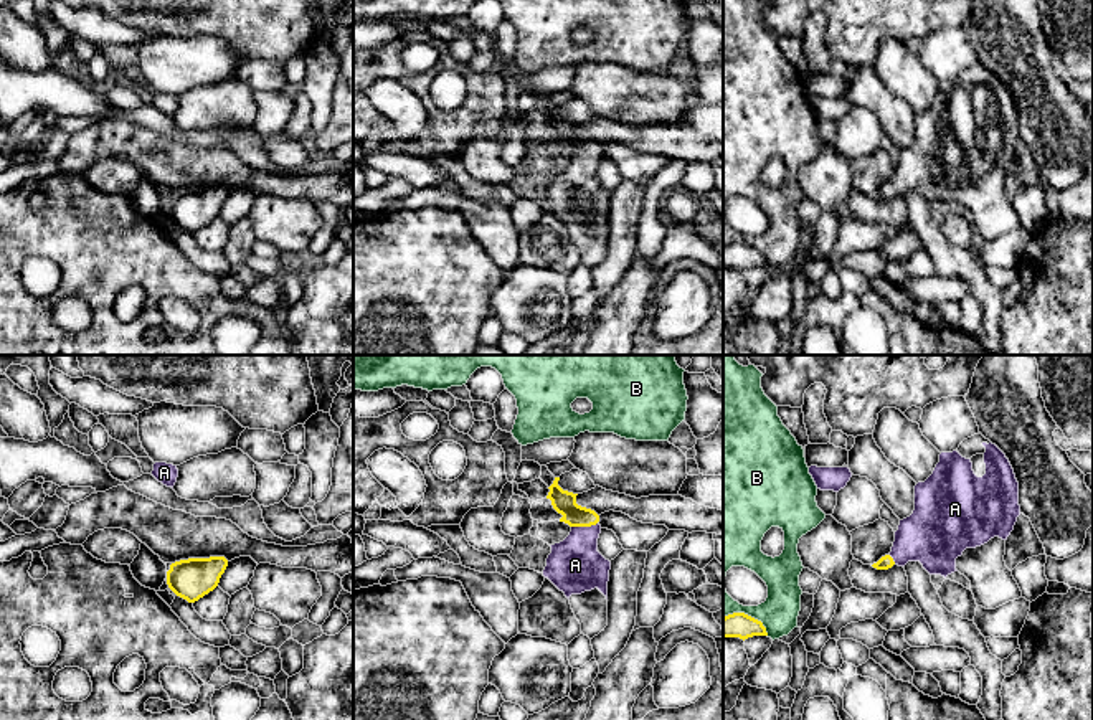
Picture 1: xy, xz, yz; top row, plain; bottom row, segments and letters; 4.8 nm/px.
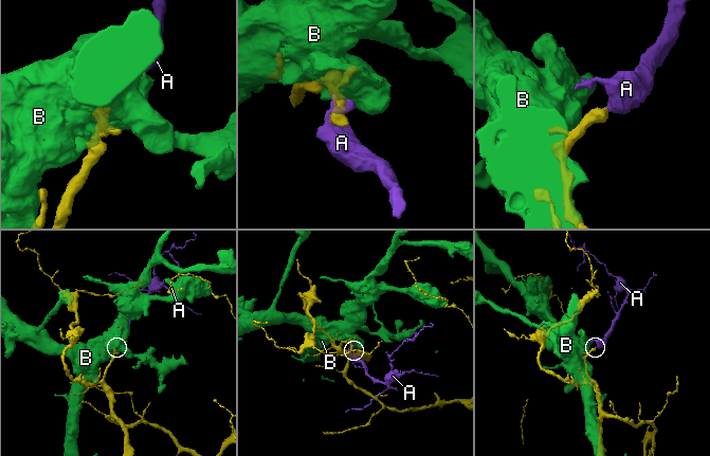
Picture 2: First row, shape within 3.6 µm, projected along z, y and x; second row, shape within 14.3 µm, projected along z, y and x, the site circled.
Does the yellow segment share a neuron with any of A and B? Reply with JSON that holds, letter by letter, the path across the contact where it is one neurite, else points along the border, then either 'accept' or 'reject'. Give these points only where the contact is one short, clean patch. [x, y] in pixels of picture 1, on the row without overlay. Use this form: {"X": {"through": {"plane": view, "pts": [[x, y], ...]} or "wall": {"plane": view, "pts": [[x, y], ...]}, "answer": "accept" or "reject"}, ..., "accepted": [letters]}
{"A": {"through": {"plane": "xz", "pts": [[563, 132], [583, 156], [583, 170], [575, 195]]}, "answer": "accept"}, "B": {"answer": "reject"}, "accepted": ["A"]}

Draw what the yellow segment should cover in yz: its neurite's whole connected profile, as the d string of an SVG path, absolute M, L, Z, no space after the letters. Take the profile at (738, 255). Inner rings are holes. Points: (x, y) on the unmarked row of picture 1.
M733 243L723 248L723 269L740 268L745 271L753 266L768 266L761 251L745 243Z

